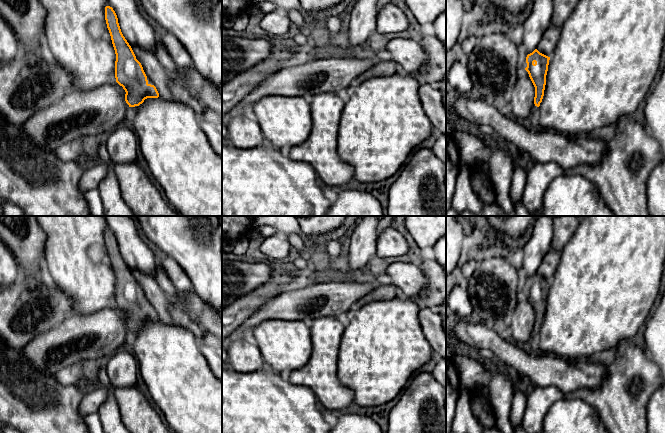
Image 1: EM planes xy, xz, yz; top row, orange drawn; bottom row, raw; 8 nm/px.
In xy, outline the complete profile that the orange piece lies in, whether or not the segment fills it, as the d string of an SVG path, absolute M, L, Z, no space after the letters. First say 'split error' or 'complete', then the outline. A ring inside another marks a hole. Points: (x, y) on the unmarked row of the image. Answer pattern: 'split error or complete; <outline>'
split error; M109 227L105 230L105 244L116 278L116 306L125 314L125 325L129 329L126 346L130 346L138 335L138 330L147 322L158 322L159 317L154 309L148 307L141 287L123 260L118 242Z

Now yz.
split error; M537 273L528 278L526 281L527 291L525 294L528 296L529 301L535 311L535 329L533 330L531 339L527 345L531 349L535 344L538 343L540 338L539 330L544 320L549 284L550 281L540 277Z

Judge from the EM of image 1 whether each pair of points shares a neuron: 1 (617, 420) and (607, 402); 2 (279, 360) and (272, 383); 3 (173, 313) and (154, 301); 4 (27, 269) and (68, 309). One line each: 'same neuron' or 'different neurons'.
1: same neuron
2: different neurons
3: same neuron
4: different neurons

